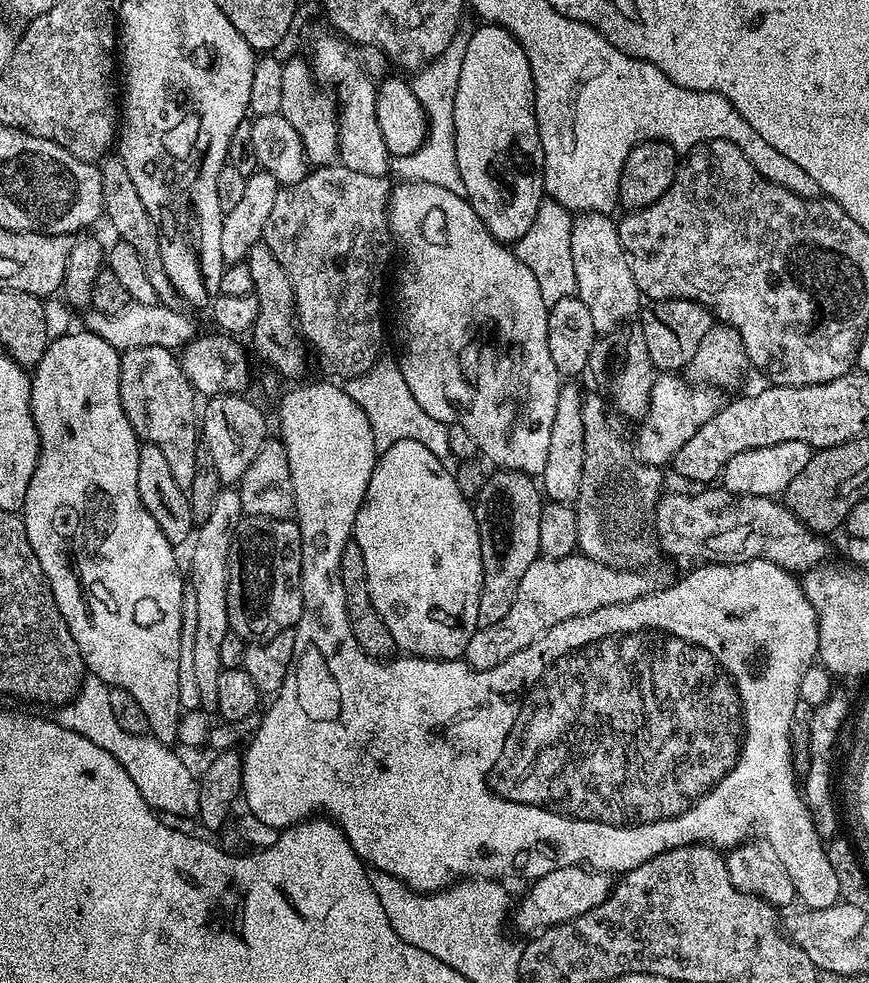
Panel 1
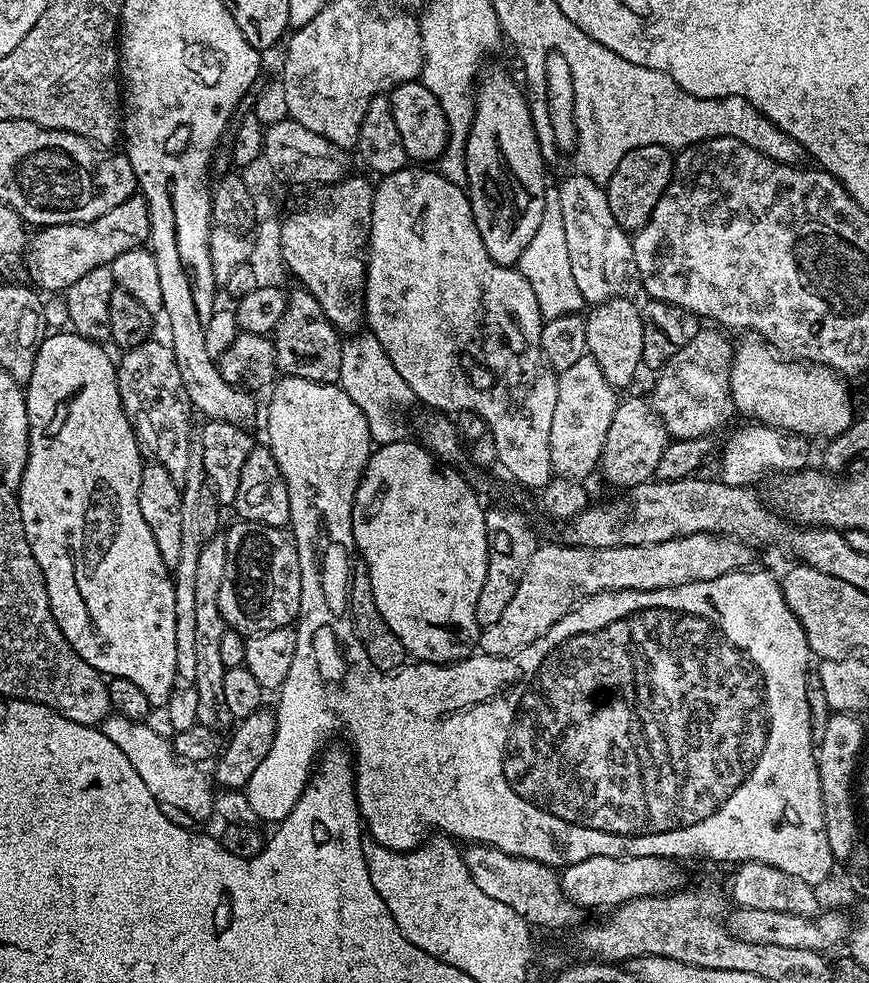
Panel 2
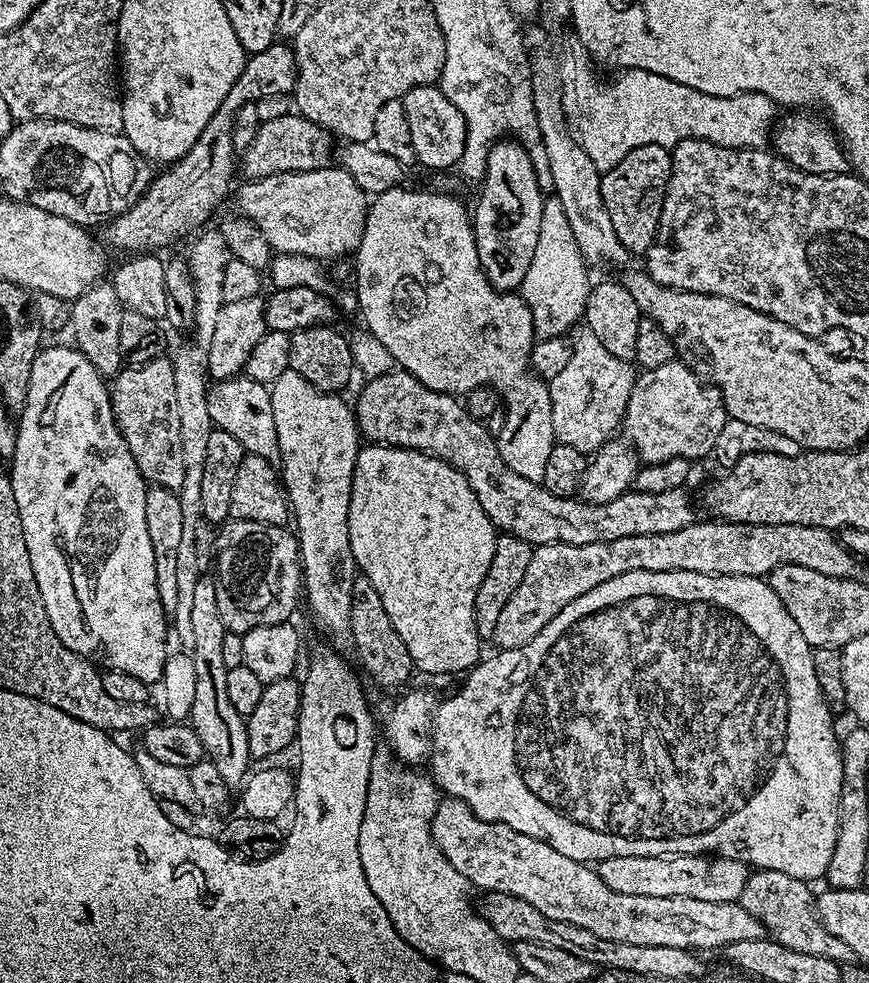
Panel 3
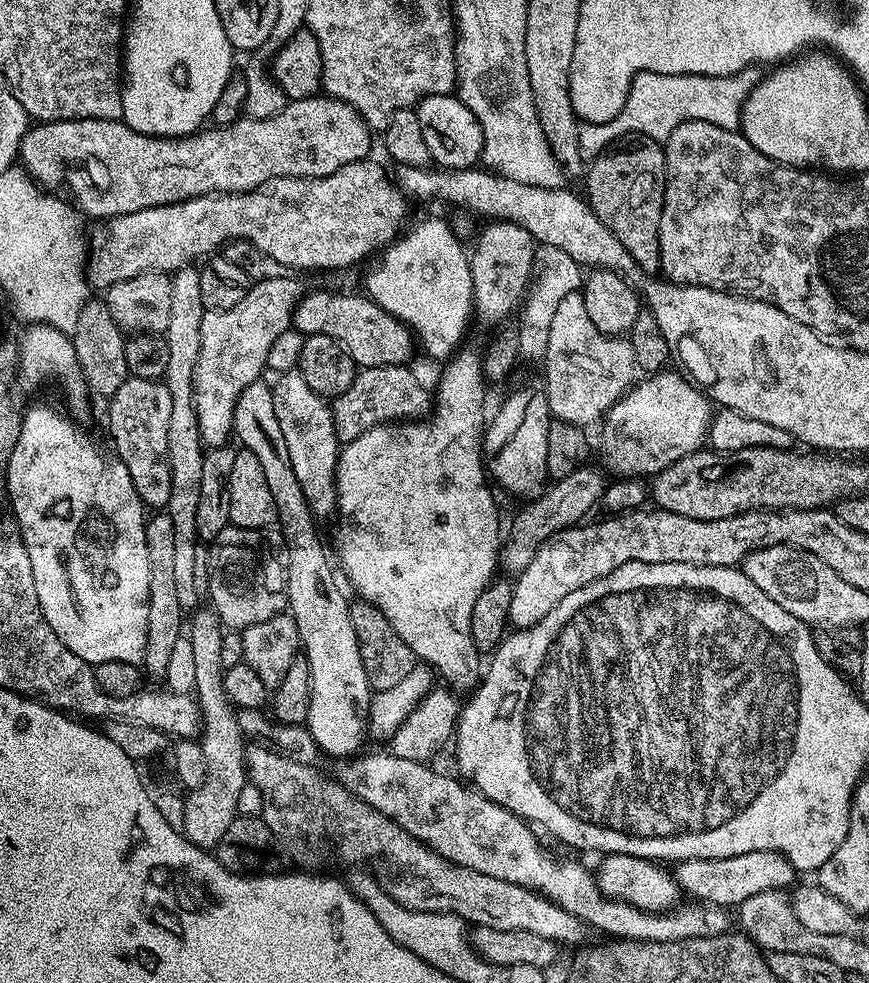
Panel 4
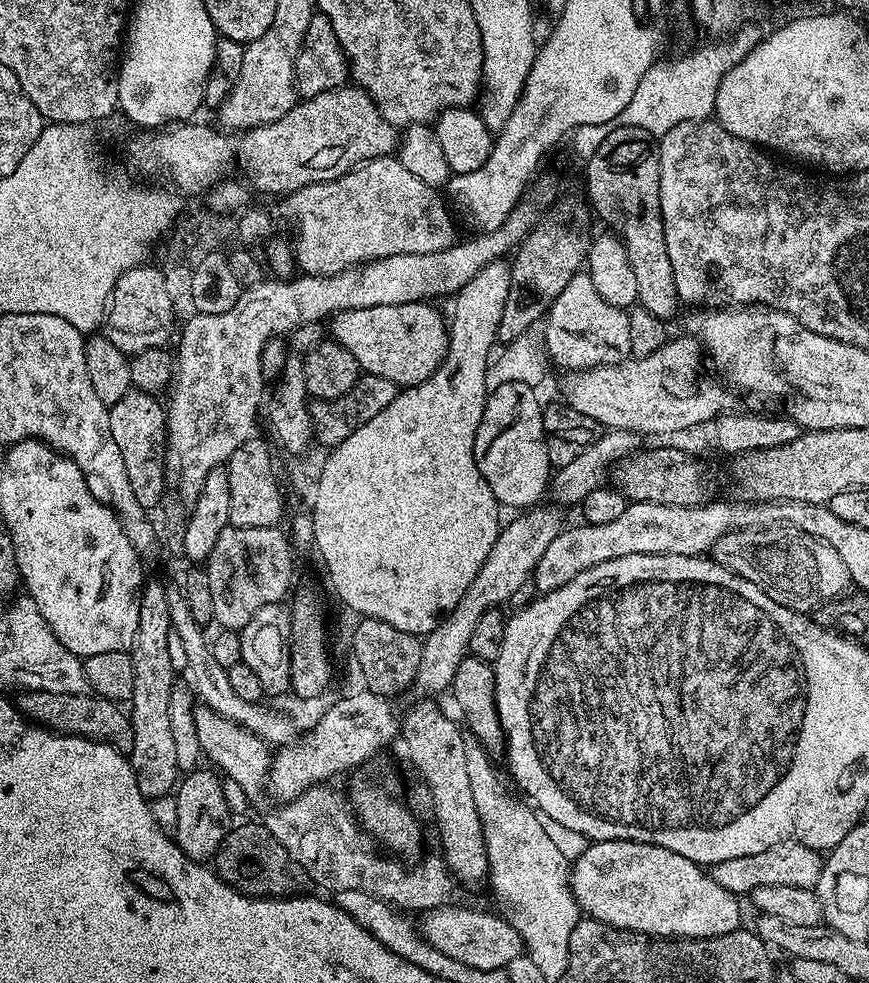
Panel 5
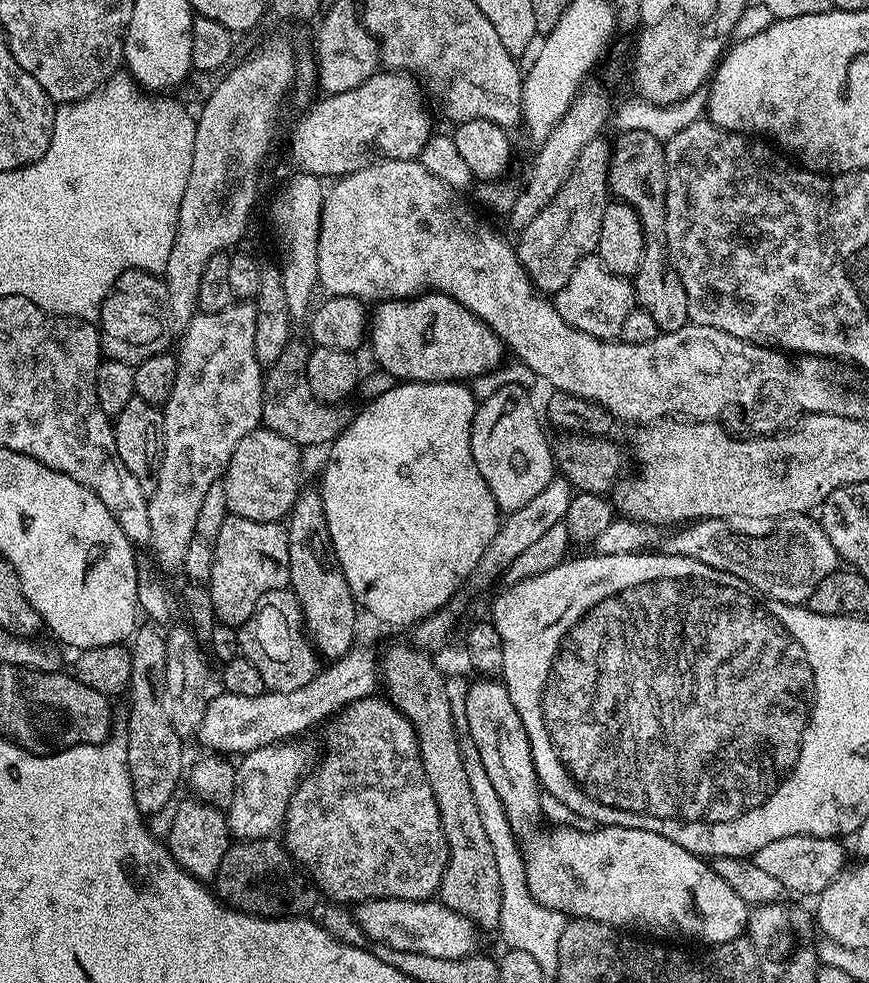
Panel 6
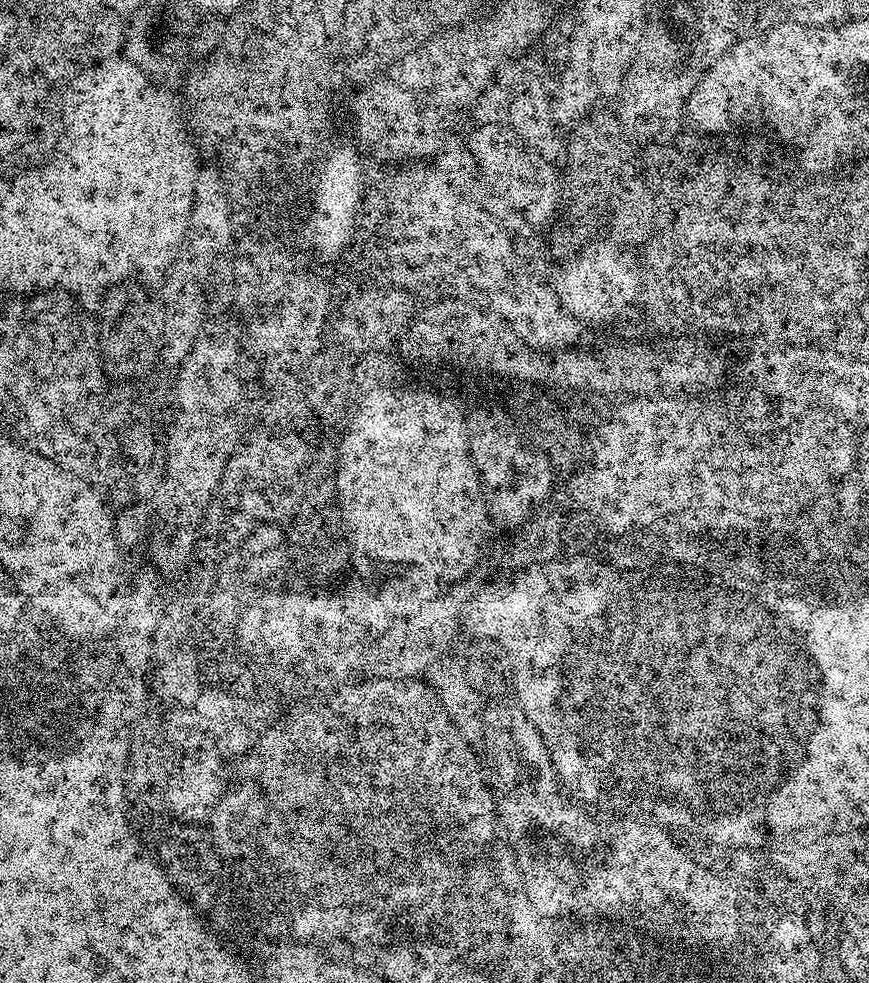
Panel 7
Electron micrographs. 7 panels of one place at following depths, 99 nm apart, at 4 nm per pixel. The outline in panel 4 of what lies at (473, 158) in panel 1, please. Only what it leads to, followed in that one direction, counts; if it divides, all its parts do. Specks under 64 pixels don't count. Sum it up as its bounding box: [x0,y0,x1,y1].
[470,222,538,324]

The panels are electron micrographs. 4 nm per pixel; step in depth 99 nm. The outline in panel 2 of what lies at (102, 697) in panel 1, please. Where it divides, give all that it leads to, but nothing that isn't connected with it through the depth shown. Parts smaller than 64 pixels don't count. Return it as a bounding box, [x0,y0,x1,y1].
[102,714,214,820]

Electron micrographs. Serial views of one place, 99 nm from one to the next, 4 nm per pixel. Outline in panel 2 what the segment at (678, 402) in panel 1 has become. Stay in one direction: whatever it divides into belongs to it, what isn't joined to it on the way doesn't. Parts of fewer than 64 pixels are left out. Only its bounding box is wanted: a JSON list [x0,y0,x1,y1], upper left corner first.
[598,396,670,490]

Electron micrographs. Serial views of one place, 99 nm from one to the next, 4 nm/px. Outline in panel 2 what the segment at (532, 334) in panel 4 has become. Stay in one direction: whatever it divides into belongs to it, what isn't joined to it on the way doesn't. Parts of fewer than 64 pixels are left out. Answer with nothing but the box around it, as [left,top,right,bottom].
[518,186,586,320]

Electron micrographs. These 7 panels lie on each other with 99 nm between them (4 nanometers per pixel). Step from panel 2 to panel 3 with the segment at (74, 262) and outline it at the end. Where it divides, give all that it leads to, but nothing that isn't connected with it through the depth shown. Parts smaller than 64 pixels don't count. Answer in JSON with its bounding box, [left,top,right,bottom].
[107,42,296,250]

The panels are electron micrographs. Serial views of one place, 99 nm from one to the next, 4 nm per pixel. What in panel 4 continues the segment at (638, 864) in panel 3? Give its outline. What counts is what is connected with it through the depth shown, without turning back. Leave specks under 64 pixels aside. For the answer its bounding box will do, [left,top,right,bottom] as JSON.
[674,852,798,906]

